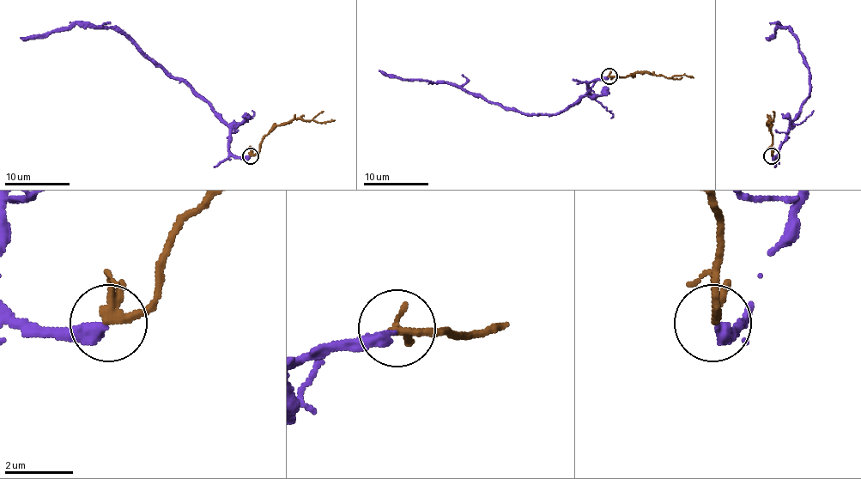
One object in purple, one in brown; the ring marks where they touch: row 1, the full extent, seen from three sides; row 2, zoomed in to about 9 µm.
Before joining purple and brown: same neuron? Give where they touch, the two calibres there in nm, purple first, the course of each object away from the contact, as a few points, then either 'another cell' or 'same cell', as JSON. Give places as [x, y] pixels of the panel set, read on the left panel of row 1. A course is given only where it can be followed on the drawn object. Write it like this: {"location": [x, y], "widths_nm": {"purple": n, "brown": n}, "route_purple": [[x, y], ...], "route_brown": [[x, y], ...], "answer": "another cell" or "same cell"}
{"location": [250, 155], "widths_nm": {"purple": 400, "brown": 190}, "route_purple": [[250, 156], [235, 156], [228, 149], [227, 124], [184, 81], [170, 78], [112, 28], [69, 25], [20, 38]], "route_brown": [[250, 156], [259, 149], [261, 140], [277, 125], [288, 124], [295, 118], [334, 120]], "answer": "another cell"}

